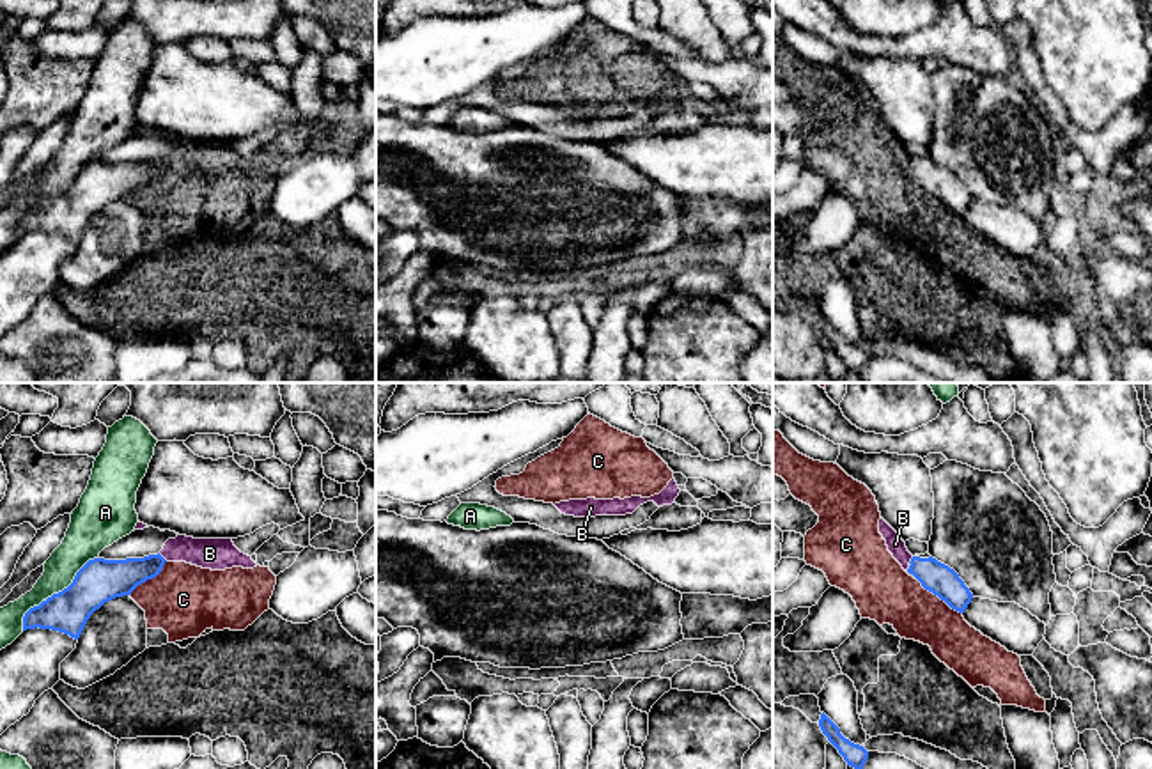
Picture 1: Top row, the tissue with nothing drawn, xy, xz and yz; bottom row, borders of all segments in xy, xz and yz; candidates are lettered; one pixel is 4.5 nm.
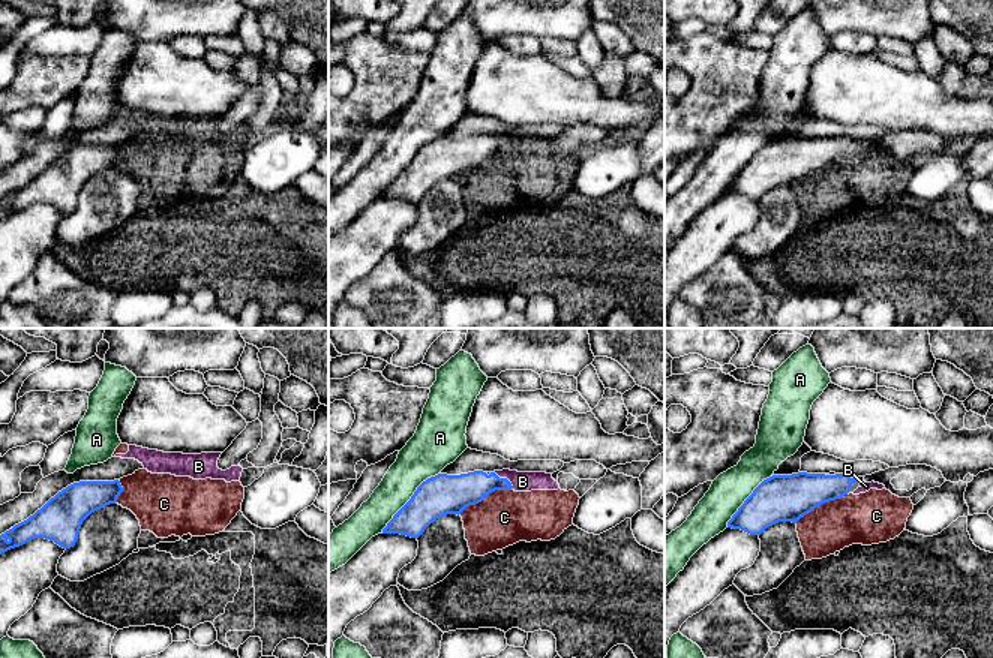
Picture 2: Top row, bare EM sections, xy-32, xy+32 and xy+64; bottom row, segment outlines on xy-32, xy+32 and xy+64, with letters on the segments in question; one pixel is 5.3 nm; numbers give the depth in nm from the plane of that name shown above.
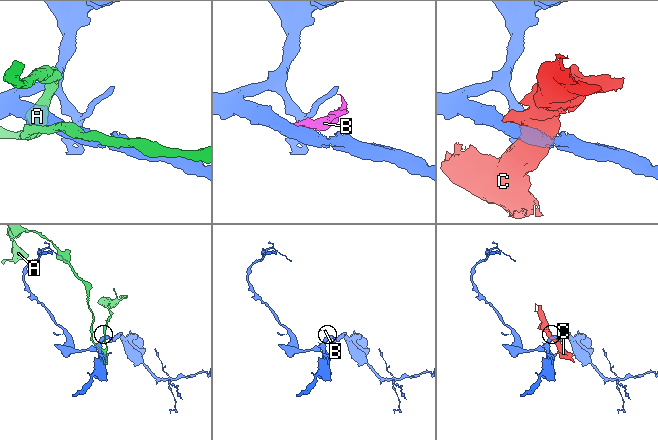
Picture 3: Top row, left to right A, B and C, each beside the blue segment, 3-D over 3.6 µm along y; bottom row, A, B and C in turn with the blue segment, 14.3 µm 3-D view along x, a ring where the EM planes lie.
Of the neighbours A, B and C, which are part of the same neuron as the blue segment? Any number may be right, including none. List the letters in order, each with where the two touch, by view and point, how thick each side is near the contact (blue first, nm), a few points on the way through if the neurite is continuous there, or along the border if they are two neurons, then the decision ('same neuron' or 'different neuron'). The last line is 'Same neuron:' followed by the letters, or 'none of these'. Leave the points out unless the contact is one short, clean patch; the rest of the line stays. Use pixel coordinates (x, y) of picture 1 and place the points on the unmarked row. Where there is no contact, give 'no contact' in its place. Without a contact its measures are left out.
A: xy (54, 197) | 200/160 nm | different neuron
B: xy (162, 160) | 180/140 nm | across xy (112, 181), (149, 170), (162, 160), (210, 156) | same neuron
C: yz (938, 199) | 140/280 nm | different neuron
Same neuron: B

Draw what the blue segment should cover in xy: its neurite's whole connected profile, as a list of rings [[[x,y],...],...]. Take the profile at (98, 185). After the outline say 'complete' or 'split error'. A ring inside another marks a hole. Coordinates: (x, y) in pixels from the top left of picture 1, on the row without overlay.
[[[177,136],[158,158],[89,163],[67,191],[25,216],[23,234],[51,232],[78,243],[96,213],[115,200],[131,198],[138,188],[156,181],[167,165],[186,165],[211,174],[257,170],[252,159],[234,149],[232,142],[193,142]]]; split error

